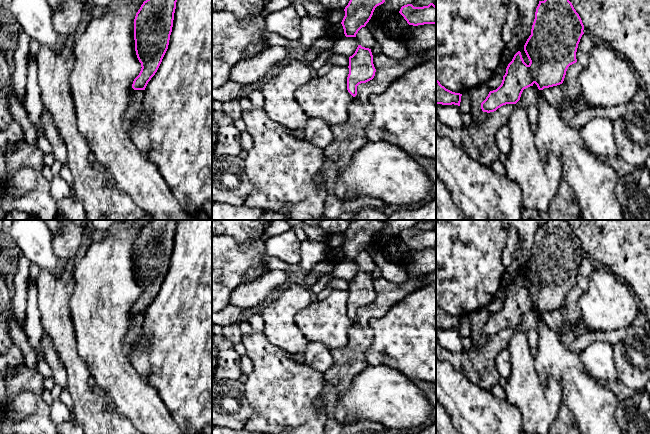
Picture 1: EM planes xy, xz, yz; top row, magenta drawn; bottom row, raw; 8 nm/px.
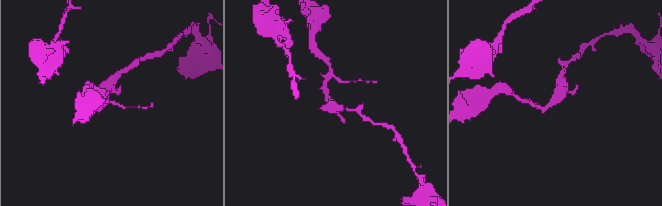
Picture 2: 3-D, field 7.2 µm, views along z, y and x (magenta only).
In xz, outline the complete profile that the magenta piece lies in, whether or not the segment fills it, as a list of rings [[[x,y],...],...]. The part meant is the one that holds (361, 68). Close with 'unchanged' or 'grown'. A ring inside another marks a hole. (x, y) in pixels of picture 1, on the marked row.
[[[358,45],[355,53],[349,57],[349,74],[347,77],[347,90],[355,97],[357,86],[372,80],[376,69],[373,64],[371,49]]] | unchanged

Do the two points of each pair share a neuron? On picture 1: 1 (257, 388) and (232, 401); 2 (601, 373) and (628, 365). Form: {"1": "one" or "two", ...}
{"1": "two", "2": "two"}

